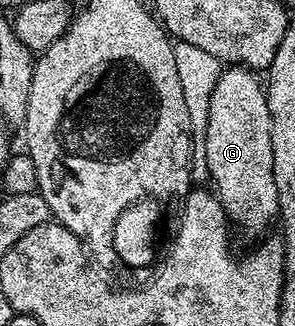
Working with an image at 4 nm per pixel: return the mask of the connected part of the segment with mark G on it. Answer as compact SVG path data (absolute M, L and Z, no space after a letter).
M242 66L220 71L217 86L207 99L207 137L201 151L207 160L210 179L215 179L213 188L223 203L228 221L236 229L262 237L268 231L266 228L276 223L279 195L273 178L273 122L264 85L255 76L258 75L252 69Z

